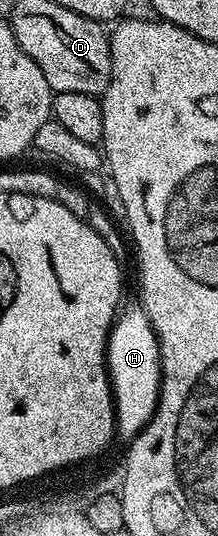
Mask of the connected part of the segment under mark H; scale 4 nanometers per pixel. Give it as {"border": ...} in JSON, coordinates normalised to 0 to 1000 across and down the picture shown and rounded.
{"border":[[[651,575],[569,578],[532,593],[486,644],[486,683],[523,743],[528,808],[592,823],[697,784],[734,746],[734,638]]]}

